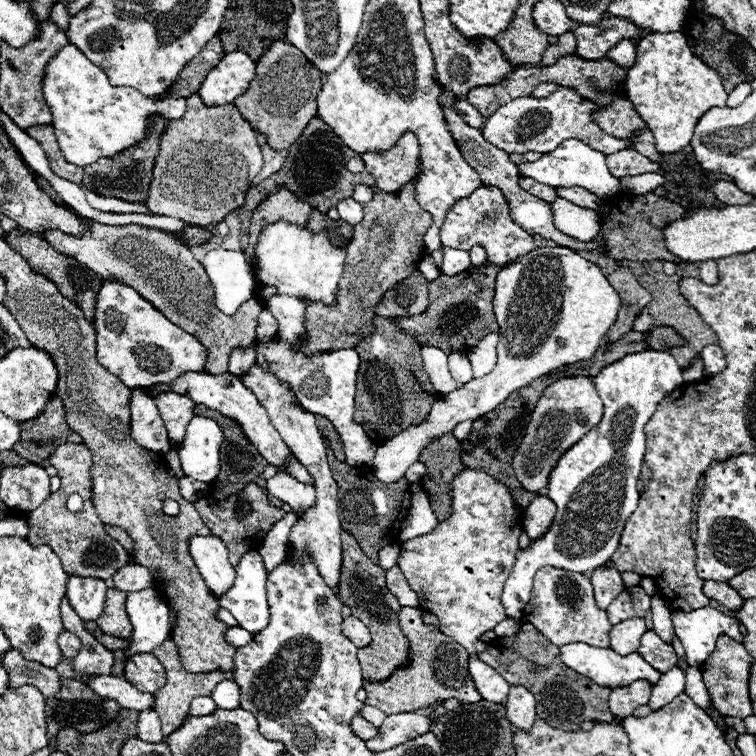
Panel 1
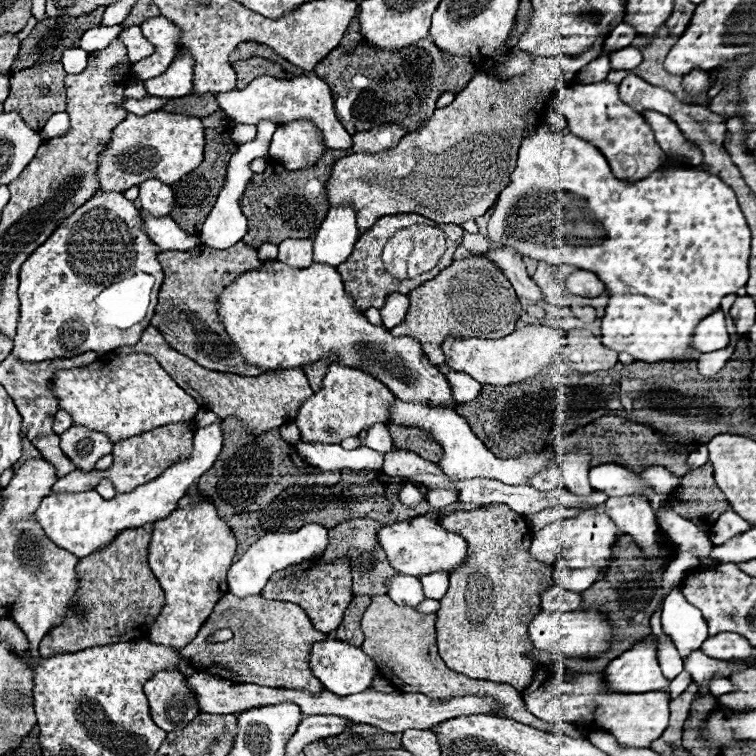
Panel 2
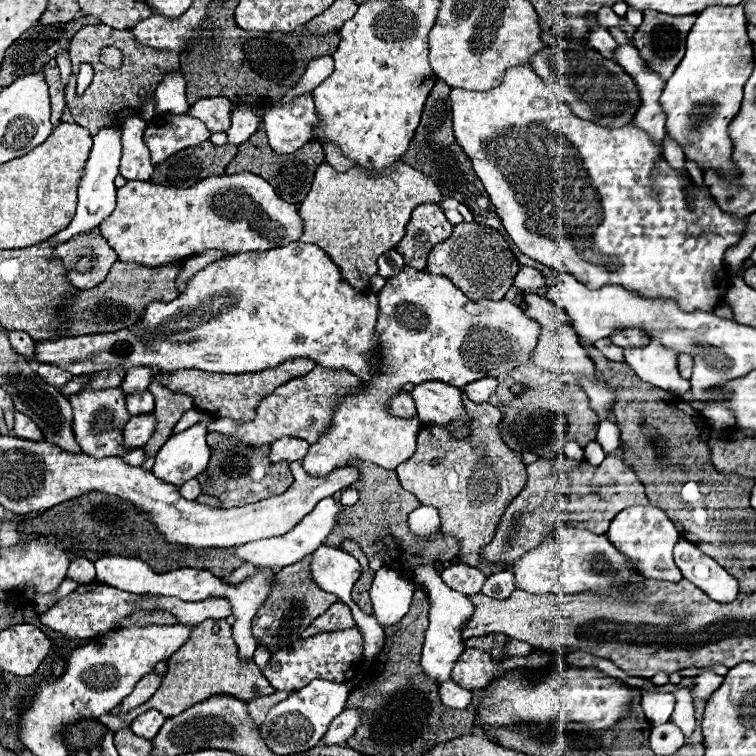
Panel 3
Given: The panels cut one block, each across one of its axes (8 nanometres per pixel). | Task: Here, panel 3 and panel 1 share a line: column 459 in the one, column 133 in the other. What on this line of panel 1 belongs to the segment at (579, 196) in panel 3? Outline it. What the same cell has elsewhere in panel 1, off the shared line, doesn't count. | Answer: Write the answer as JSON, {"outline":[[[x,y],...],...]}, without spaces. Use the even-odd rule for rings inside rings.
{"outline":[[[66,44],[58,56],[48,62],[42,88],[46,102],[54,112],[52,126],[58,146],[64,158],[80,168],[90,166],[90,162],[96,162],[102,156],[114,156],[116,152],[140,142],[144,138],[150,114],[160,114],[166,120],[176,120],[186,112],[184,98],[166,98],[162,102],[154,102],[134,88],[114,88],[108,82],[104,70],[92,64],[72,44]]]}

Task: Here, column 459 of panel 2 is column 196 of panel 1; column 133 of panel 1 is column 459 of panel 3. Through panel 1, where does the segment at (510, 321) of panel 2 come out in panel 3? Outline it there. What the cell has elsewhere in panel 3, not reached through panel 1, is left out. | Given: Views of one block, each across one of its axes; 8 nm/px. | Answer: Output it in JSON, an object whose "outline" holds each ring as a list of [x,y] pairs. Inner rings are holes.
{"outline":[[[462,222],[454,226],[454,232],[446,242],[432,248],[426,270],[430,274],[448,274],[448,278],[452,278],[460,290],[466,290],[470,298],[502,300],[520,266],[498,230],[476,222]]]}

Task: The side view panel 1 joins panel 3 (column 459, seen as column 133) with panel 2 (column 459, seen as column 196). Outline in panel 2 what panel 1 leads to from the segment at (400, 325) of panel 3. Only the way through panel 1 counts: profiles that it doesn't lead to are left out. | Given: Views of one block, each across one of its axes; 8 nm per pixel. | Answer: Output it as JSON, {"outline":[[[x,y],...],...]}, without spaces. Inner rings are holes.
{"outline":[[[526,324],[524,328],[500,338],[500,340],[482,340],[482,338],[468,338],[468,340],[452,340],[444,342],[442,350],[448,358],[448,366],[456,372],[464,372],[478,380],[480,384],[490,386],[508,386],[520,380],[536,376],[542,368],[546,368],[556,354],[566,348],[566,332],[550,326],[532,326]]]}

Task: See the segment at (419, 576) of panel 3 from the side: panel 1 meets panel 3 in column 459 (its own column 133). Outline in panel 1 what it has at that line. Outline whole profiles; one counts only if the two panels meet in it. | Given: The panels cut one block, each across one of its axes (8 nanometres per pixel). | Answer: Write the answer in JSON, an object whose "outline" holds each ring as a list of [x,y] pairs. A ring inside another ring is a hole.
{"outline":[[[138,590],[126,594],[126,614],[132,624],[130,646],[124,650],[126,660],[136,654],[152,652],[170,636],[170,608],[164,596],[154,590]]]}

